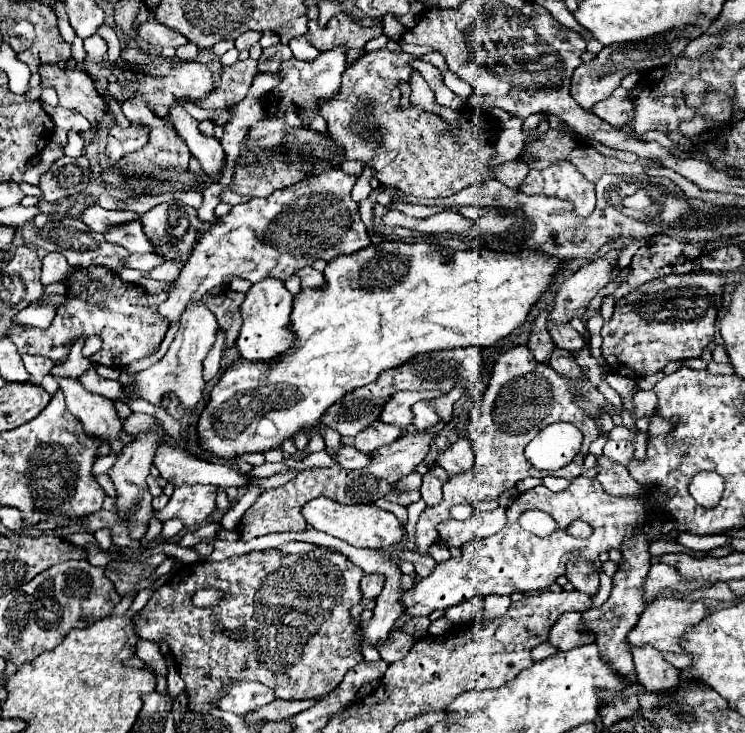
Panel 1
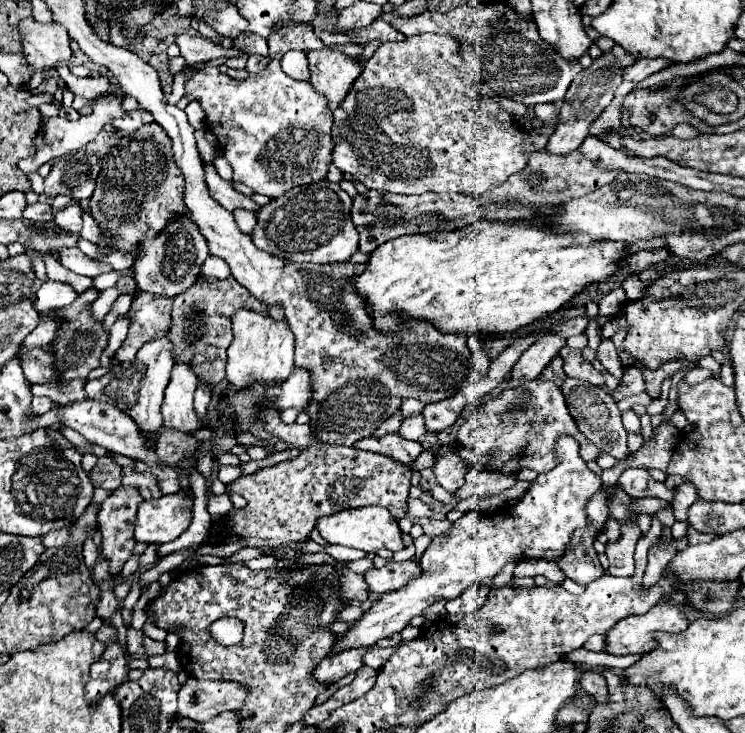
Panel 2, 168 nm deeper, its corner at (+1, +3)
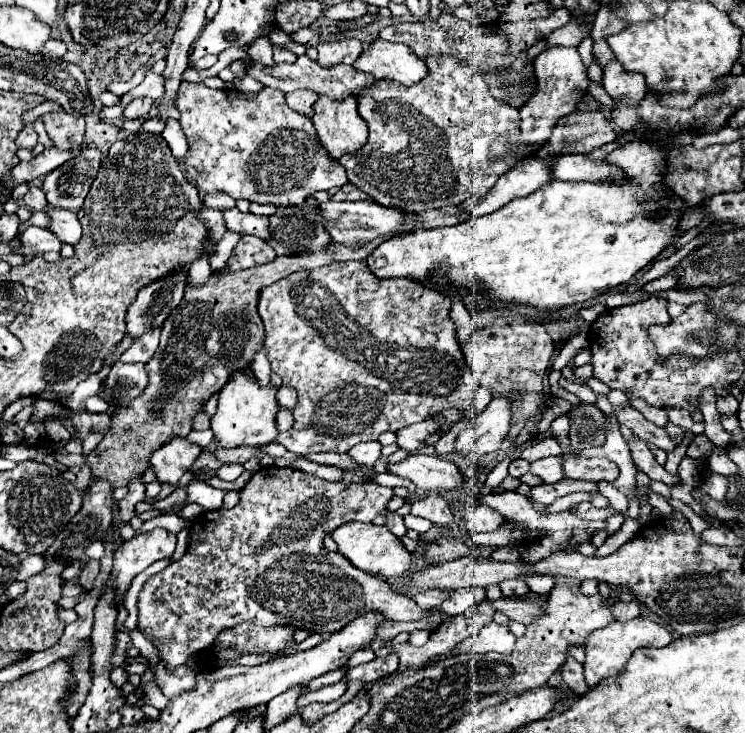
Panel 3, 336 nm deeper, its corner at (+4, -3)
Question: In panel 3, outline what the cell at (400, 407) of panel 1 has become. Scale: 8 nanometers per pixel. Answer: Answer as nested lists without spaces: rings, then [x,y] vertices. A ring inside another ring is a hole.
[[[375,440],[375,442],[361,442],[359,446],[353,446],[353,450],[349,450],[349,456],[357,464],[373,466],[381,458],[381,444],[379,444],[379,440]]]

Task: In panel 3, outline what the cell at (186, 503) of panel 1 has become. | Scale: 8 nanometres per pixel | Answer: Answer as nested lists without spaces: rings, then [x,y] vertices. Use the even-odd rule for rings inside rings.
[[[165,528],[151,532],[139,532],[131,540],[125,540],[115,550],[111,574],[117,578],[117,604],[123,602],[131,580],[147,566],[161,558],[171,558],[177,546],[177,536]]]

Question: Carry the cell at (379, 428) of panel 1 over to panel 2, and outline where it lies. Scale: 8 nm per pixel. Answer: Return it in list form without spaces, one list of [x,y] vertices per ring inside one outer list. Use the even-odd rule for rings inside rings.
[[[396,432],[390,434],[390,436],[384,436],[382,440],[374,440],[374,438],[358,440],[358,444],[354,444],[354,448],[388,456],[388,458],[400,462],[400,464],[412,464],[420,456],[420,452],[424,450],[420,446],[420,442],[402,440],[402,436],[398,436]]]

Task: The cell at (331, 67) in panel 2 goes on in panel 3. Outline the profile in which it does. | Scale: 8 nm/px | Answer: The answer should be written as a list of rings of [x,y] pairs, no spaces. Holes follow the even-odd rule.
[[[319,94],[313,104],[313,124],[321,144],[335,160],[345,152],[359,150],[367,142],[367,124],[359,118],[353,96],[333,100]]]

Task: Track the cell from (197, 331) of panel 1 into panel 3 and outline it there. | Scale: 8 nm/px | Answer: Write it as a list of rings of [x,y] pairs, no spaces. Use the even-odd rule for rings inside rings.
[[[171,438],[167,446],[161,446],[151,454],[149,462],[155,468],[157,480],[161,484],[171,482],[177,486],[179,478],[189,470],[189,466],[197,460],[201,454],[201,446],[191,444],[187,438]]]

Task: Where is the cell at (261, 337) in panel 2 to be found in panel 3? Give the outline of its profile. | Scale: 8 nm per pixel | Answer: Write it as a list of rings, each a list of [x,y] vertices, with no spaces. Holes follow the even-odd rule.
[[[239,370],[239,374],[231,376],[231,382],[219,392],[217,414],[211,418],[211,430],[223,448],[237,448],[247,444],[269,444],[277,438],[277,392],[281,386],[267,384],[259,386],[253,370]]]

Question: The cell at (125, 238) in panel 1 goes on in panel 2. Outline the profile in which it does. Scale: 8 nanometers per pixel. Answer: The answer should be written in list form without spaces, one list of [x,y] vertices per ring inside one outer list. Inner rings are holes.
[[[88,212],[82,214],[82,230],[80,230],[80,236],[84,240],[90,240],[90,242],[96,242],[98,244],[98,224],[94,224],[94,218],[88,216]]]

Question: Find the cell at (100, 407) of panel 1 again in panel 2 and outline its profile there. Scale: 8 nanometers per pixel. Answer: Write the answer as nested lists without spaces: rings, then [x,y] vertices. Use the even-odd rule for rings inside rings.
[[[20,344],[18,346],[18,358],[22,364],[22,372],[30,384],[44,384],[44,382],[58,382],[54,378],[54,362],[50,352],[42,348],[30,348]]]

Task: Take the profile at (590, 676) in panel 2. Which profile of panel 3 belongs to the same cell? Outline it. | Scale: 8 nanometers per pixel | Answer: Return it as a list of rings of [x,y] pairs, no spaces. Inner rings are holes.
[[[567,658],[567,662],[561,666],[561,676],[563,682],[575,692],[575,694],[585,694],[589,690],[585,676],[583,676],[583,666],[575,658]]]

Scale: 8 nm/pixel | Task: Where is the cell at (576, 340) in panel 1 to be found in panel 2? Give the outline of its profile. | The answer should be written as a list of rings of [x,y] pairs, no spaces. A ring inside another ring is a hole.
[[[564,346],[560,350],[560,356],[564,358],[564,372],[566,376],[570,378],[578,378],[578,380],[584,380],[592,386],[598,386],[600,390],[604,390],[606,394],[614,396],[614,390],[610,390],[602,378],[602,374],[598,370],[594,370],[594,366],[590,362],[584,362],[580,350],[572,350],[568,346]]]

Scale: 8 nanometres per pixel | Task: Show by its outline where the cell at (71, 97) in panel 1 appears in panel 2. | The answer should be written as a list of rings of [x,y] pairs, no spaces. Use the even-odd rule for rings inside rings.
[[[24,18],[18,22],[22,50],[28,54],[32,64],[32,72],[52,70],[54,62],[68,62],[72,56],[70,38],[66,36],[66,28],[60,24],[40,24],[32,18]]]

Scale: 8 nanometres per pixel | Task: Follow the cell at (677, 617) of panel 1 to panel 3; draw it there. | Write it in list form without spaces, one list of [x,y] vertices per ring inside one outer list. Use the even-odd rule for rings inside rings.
[[[635,618],[635,620],[629,620],[629,622],[613,622],[609,626],[605,626],[603,630],[595,630],[589,638],[587,638],[587,644],[585,644],[585,652],[587,652],[587,660],[585,660],[585,680],[589,686],[597,686],[603,678],[607,676],[615,676],[619,672],[625,670],[631,654],[637,650],[637,648],[643,648],[643,646],[653,646],[653,648],[663,648],[667,646],[669,642],[673,640],[671,632],[649,620],[649,618]]]

